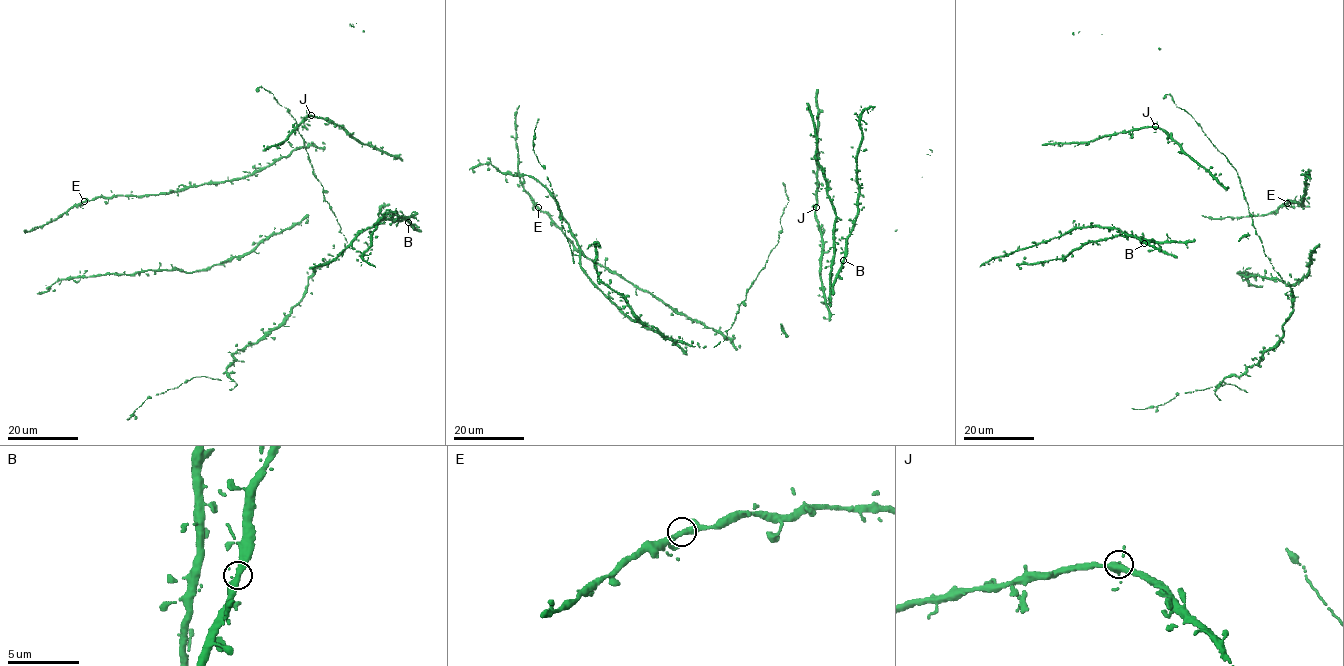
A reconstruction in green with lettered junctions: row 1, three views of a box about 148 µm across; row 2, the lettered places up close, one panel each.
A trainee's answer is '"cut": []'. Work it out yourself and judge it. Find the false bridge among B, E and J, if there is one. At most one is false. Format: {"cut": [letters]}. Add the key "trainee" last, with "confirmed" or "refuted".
{"cut": [], "trainee": "confirmed"}

